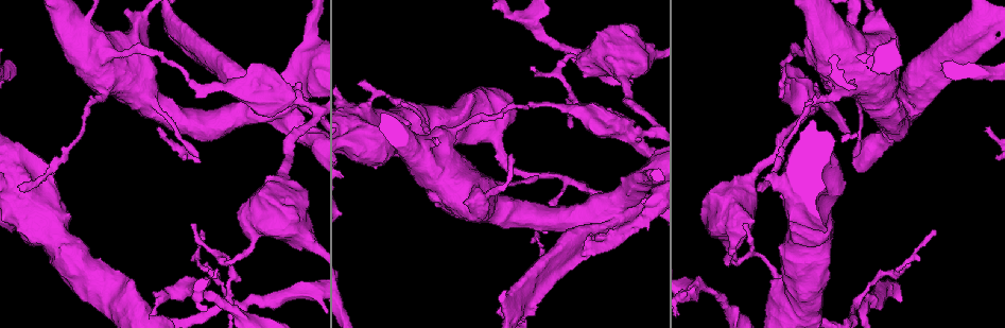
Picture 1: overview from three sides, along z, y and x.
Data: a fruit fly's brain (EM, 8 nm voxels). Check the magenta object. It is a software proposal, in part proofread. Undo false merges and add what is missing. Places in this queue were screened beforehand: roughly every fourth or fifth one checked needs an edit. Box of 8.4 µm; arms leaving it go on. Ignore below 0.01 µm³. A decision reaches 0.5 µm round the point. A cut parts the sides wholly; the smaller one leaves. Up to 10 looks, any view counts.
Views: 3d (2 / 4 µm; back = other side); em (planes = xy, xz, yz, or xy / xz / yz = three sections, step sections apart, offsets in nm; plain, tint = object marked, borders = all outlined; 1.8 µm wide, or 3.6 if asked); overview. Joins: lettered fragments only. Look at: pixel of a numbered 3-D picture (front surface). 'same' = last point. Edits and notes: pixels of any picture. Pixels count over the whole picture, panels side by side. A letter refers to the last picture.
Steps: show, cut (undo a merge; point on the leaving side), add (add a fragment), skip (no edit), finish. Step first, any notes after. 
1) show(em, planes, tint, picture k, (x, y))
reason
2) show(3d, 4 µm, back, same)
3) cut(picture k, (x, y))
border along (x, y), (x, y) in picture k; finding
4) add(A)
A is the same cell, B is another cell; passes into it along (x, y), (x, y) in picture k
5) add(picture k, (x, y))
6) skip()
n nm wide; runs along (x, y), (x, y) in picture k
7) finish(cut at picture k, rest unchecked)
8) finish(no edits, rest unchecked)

show(em, 3.6 µm, xz, step 4, tint, picture 1, (636, 135))
three-way junction

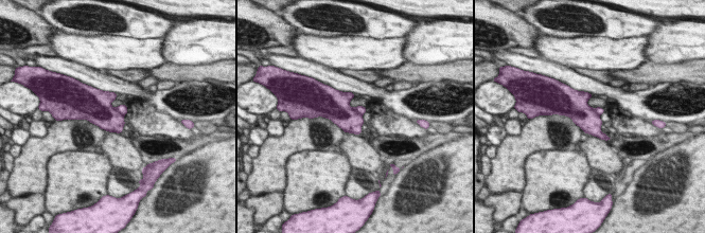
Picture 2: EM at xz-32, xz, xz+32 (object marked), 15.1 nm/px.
show(em, 3.6 µm, planes, borders, same)

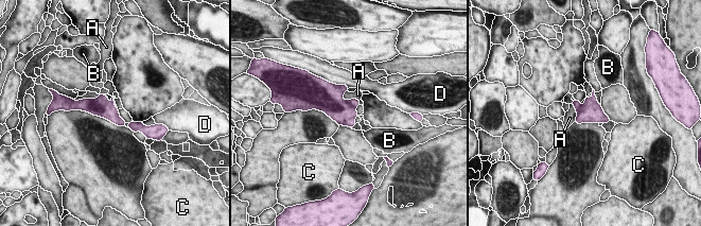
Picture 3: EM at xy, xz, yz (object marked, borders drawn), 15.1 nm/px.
cut(picture 3, (335, 106))
A, B, C and D are other cells; border along (347, 101), (355, 108) in picture 3; two cells meet here

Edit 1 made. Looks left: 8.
show(overview)
see it whole again

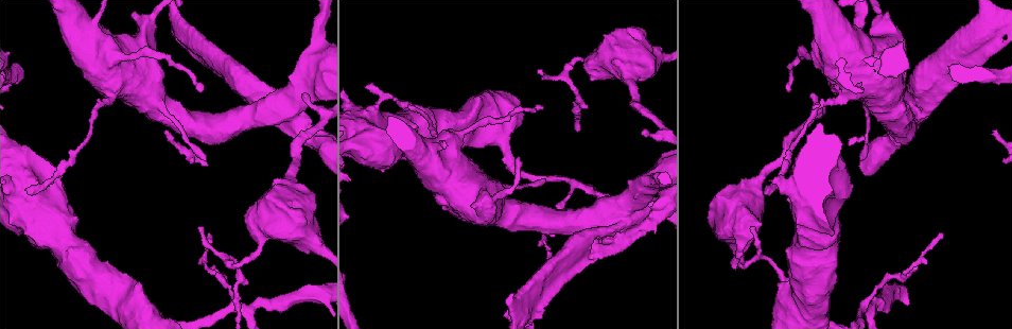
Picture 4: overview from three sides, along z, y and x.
show(3d, 4 µm, picture 4, (201, 92))
free end

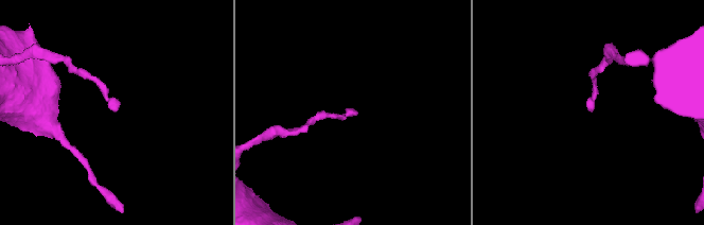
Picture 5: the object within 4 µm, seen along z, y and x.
show(em, xy, step 4, borders, picture 5, (117, 110))
now the EM

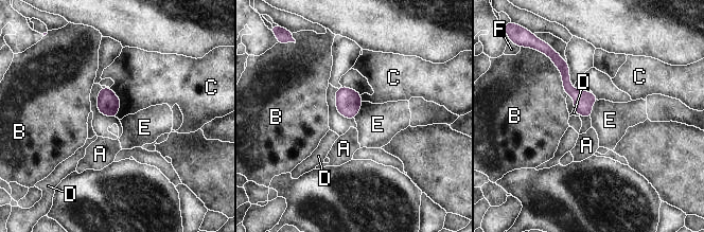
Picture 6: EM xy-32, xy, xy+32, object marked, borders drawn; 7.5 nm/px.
skip()
140 nm wide; A, B, C, D, E and F are other cells; border along (599, 100), (593, 104), (591, 118) in picture 6; no lettered fragment goes on from it

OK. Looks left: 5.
show(3d, 2 µm, picture 4, (204, 159))

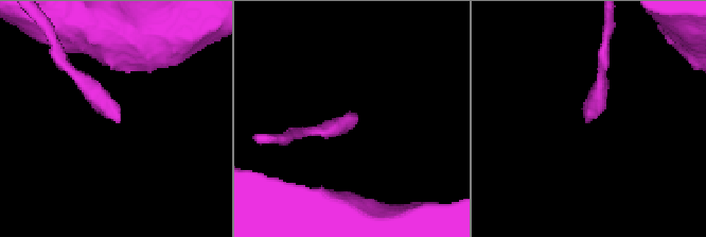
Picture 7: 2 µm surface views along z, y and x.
show(em, yz, step 4, plain, picture 7, (354, 118))

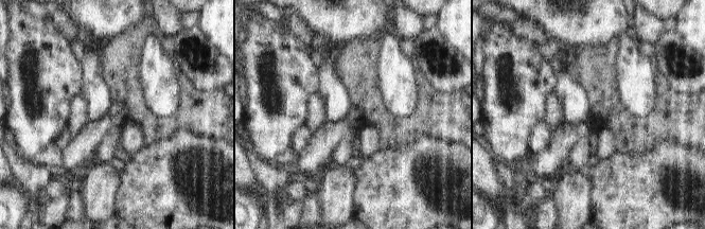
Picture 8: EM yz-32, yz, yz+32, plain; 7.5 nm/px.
show(em, yz, step 4, borders, same)
see the neighbours

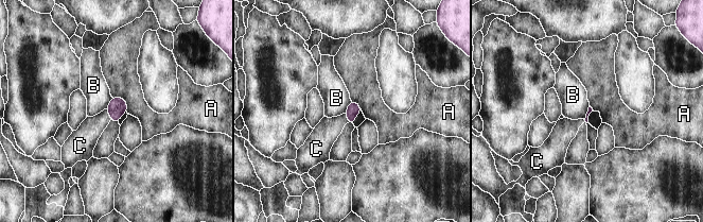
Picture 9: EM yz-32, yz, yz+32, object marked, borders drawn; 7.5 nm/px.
skip()
A, B and C are other cells; border along (351, 101), (345, 113) in picture 9; no lettered fragment goes on from it

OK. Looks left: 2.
show(3d, 4 µm, picture 4, (539, 71))
branch stops here

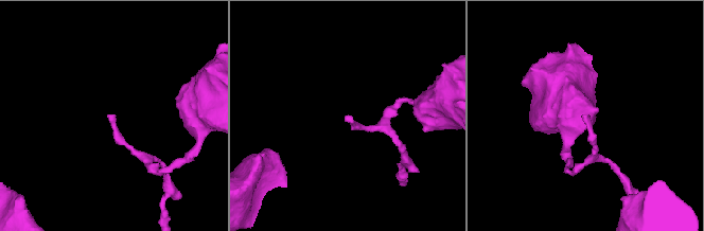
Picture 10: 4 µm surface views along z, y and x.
show(em, xy, step 16, borders, picture 10, (111, 116))
shape alone is not enough

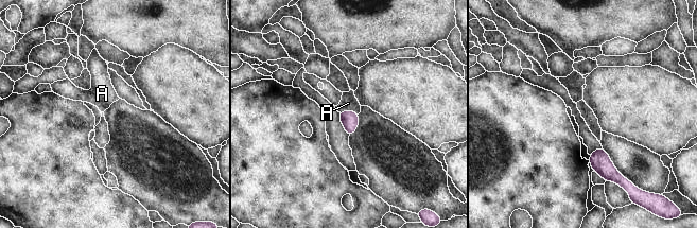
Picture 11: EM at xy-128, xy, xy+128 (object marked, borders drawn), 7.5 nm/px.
add(A)
130 nm wide; A touches over 140 nm; A is the same cell; the cell continues

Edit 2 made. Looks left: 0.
finish(cut at picture 3, add at picture 11, rest unchecked)

